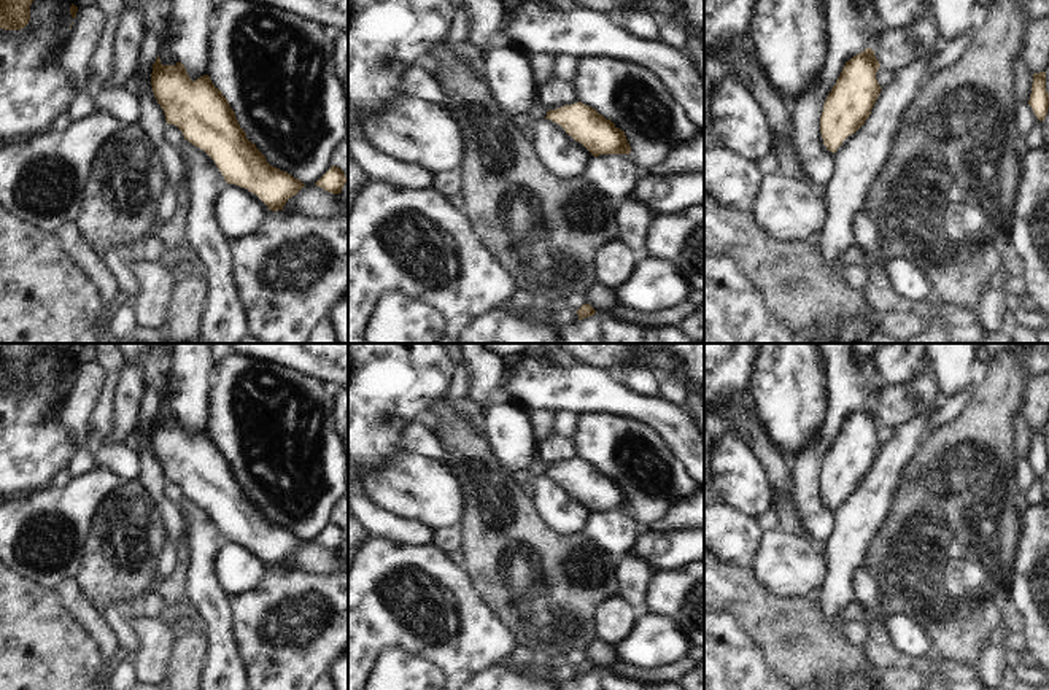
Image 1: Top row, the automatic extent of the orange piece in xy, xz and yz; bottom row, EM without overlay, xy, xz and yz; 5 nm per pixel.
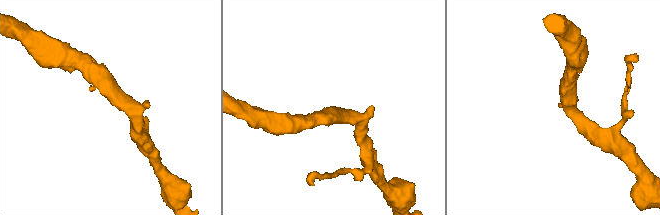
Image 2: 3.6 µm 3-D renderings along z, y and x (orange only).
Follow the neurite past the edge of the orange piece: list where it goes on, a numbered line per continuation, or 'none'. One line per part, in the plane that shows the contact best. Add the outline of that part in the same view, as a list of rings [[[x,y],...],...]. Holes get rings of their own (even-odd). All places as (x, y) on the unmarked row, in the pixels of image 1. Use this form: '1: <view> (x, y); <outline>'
none

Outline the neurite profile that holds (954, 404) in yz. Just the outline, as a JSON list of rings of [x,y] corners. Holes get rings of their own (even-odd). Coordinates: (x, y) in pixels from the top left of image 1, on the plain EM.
[[[973,385],[947,396],[935,418],[930,421],[925,434],[922,436],[920,445],[931,436],[935,428],[954,420],[965,409],[971,396],[971,386]]]

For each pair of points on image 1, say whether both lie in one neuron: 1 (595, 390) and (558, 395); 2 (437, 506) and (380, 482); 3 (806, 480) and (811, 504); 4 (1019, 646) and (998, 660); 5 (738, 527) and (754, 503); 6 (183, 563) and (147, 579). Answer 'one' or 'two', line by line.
1: one
2: one
3: one
4: one
5: two
6: two

